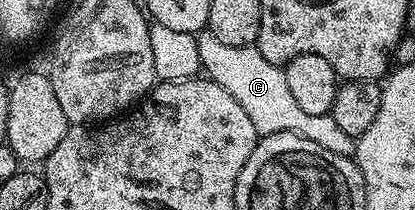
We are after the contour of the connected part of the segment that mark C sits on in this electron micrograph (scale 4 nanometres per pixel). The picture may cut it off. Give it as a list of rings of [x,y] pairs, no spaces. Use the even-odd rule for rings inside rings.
[[[206,29],[197,37],[197,52],[201,52],[202,73],[221,84],[221,88],[225,88],[225,92],[245,108],[249,120],[253,120],[256,135],[293,132],[297,136],[305,136],[305,140],[313,140],[313,144],[321,144],[321,148],[329,148],[329,152],[337,152],[346,158],[354,155],[356,139],[339,128],[330,114],[309,116],[309,112],[304,112],[290,92],[283,66],[269,64],[255,46],[221,44],[221,40]]]

